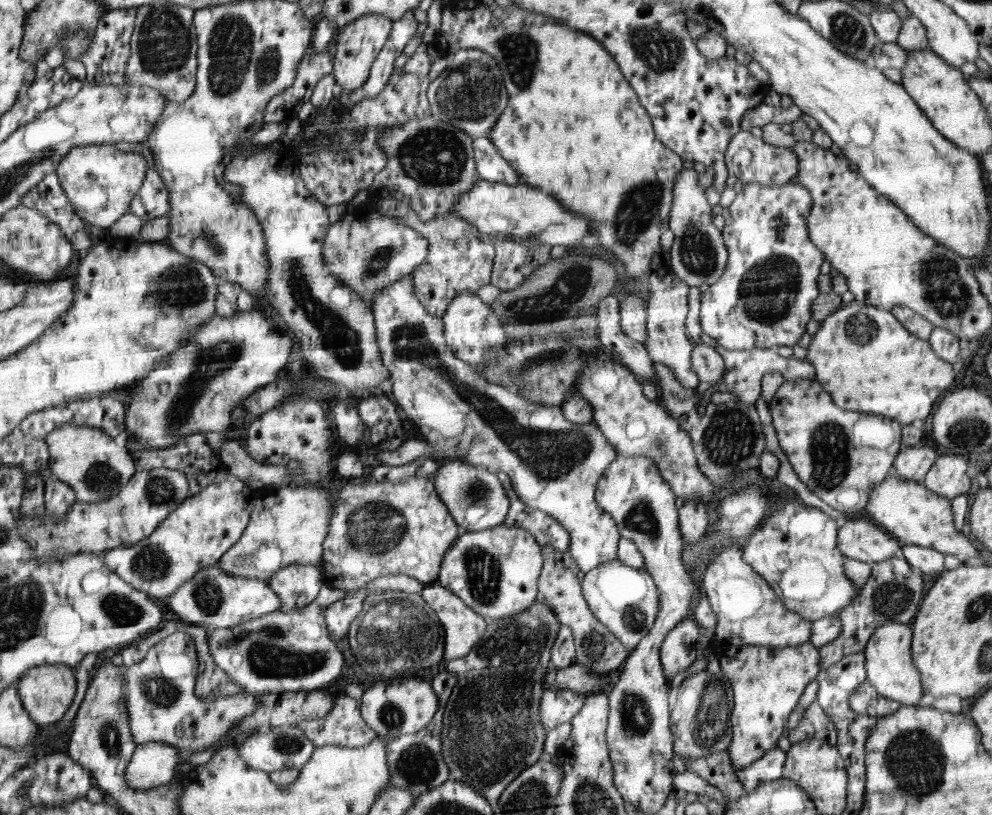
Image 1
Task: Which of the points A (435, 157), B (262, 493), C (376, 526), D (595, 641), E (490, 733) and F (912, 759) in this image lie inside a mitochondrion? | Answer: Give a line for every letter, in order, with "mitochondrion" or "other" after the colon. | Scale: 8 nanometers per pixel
A: mitochondrion
B: other
C: mitochondrion
D: mitochondrion
E: mitochondrion
F: mitochondrion

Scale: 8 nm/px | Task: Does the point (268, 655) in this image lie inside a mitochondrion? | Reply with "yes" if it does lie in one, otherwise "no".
yes

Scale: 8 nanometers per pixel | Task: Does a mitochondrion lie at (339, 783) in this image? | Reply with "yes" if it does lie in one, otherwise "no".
no

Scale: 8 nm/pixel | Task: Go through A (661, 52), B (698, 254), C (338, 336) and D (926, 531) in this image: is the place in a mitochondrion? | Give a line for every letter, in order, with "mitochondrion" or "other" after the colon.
A: mitochondrion
B: mitochondrion
C: mitochondrion
D: other

